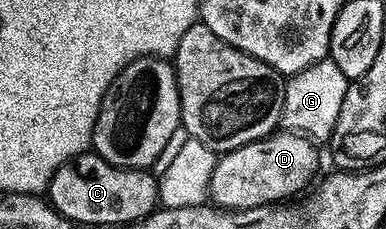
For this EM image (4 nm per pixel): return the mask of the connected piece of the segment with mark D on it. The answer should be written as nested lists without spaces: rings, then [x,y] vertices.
[[[273,132],[242,148],[229,150],[214,168],[211,201],[226,210],[249,210],[255,206],[280,204],[285,200],[295,199],[301,192],[309,189],[308,181],[316,174],[316,165],[320,162],[316,149],[317,143],[305,135]]]

